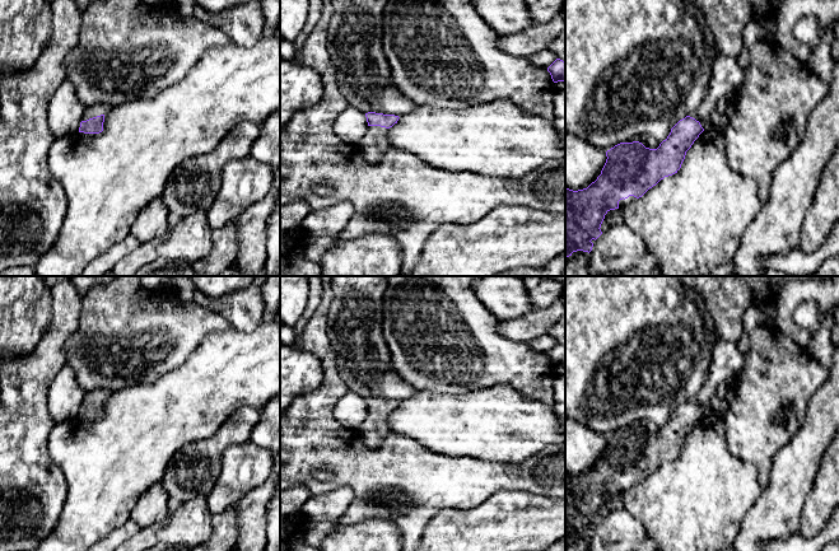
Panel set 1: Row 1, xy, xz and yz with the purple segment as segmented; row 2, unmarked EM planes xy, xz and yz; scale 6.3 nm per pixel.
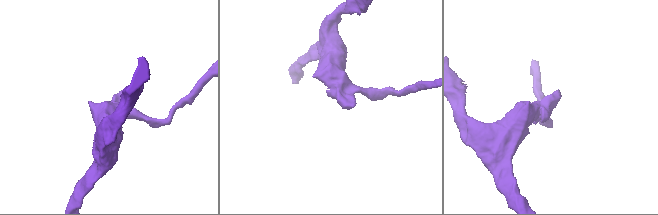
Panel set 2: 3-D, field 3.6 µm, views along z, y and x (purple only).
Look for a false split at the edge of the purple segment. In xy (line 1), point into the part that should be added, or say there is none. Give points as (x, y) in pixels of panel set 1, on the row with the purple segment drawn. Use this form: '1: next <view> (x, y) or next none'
1: next xy (93, 111)

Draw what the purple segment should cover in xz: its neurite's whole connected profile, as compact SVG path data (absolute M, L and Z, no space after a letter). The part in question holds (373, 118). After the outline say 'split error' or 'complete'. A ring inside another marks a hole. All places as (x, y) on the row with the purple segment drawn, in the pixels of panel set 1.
M368 112L365 117L368 130L358 144L358 149L367 162L377 163L392 149L388 140L388 129L397 123L400 117L376 112Z; split error

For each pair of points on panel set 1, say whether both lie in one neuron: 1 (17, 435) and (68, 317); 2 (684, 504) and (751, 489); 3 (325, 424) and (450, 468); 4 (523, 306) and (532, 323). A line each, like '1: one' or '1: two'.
1: one
2: one
3: one
4: two

